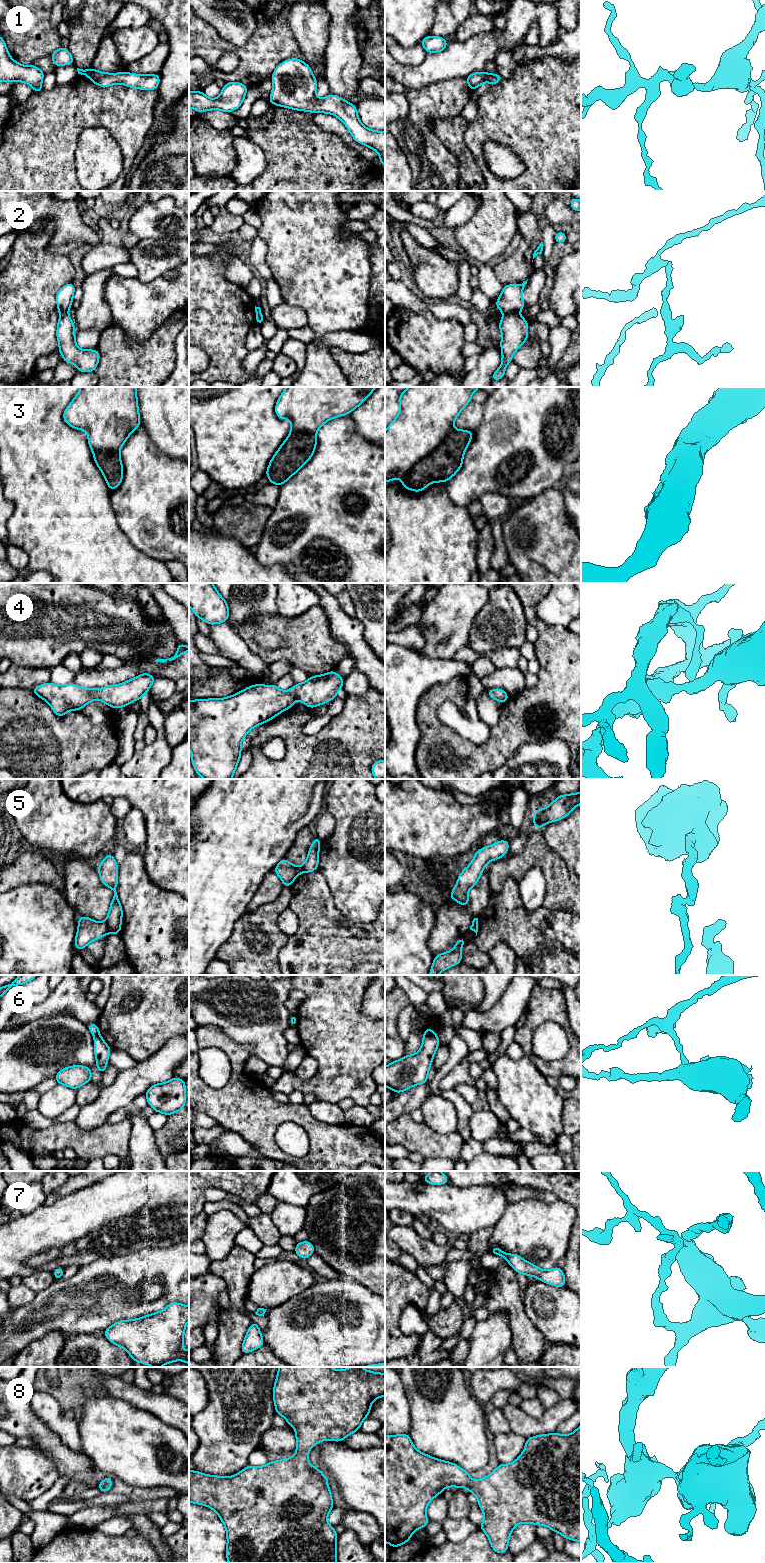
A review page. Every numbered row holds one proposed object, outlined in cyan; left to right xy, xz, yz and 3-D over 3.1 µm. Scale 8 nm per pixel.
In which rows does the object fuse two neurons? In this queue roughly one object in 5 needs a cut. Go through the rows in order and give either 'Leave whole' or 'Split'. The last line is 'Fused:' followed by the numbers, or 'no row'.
1: Leave whole
2: Split
3: Leave whole
4: Leave whole
5: Split
6: Split
7: Leave whole
8: Leave whole
Fused: 2, 5, 6

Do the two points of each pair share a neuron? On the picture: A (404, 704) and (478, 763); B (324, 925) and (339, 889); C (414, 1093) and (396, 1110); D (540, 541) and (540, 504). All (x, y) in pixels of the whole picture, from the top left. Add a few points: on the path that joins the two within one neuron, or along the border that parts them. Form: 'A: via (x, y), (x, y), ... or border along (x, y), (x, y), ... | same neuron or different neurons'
A: border along (425, 692), (416, 709), (419, 736) | different neurons
B: border along (325, 878), (334, 905), (345, 921) | different neurons
C: via (410, 1097), (400, 1106) | same neuron
D: via (540, 532), (540, 513) | same neuron

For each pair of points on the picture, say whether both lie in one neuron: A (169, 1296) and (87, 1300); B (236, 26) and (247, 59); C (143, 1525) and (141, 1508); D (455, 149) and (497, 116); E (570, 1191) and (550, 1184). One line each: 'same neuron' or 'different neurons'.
A: same neuron
B: different neurons
C: different neurons
D: different neurons
E: same neuron

